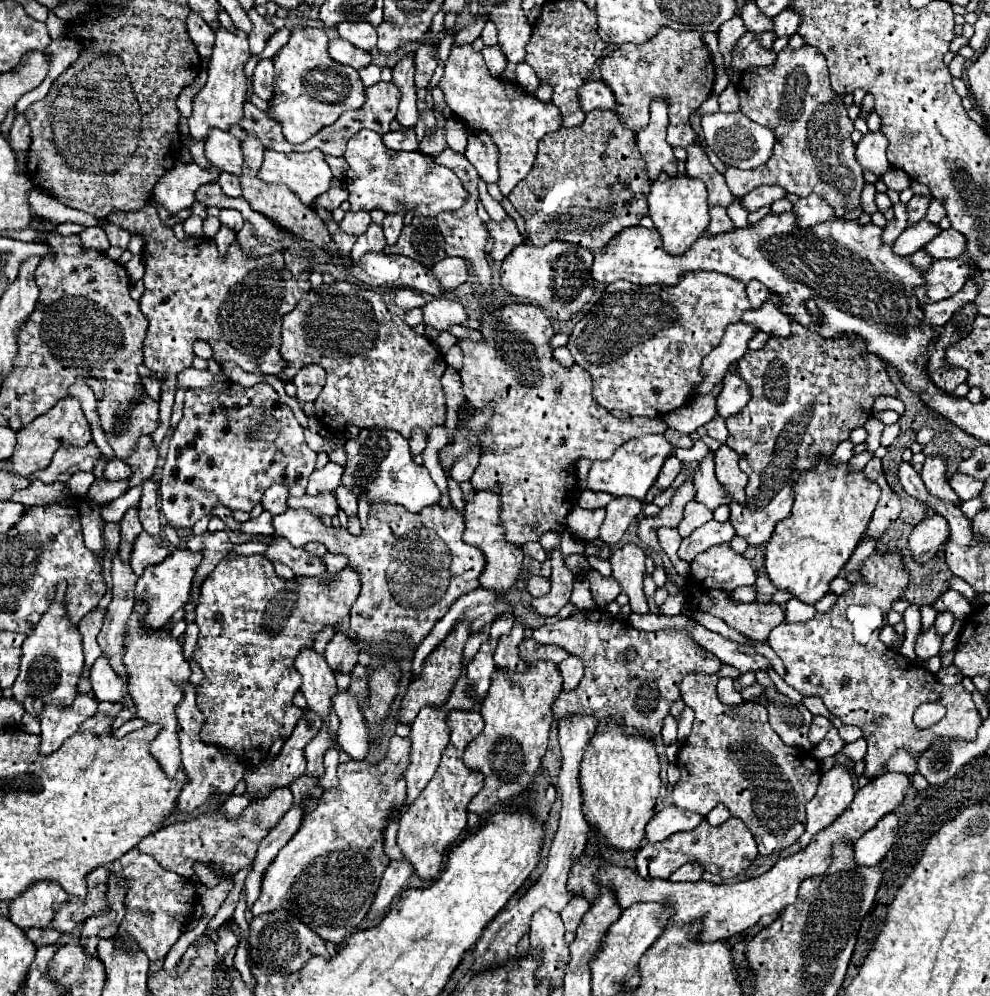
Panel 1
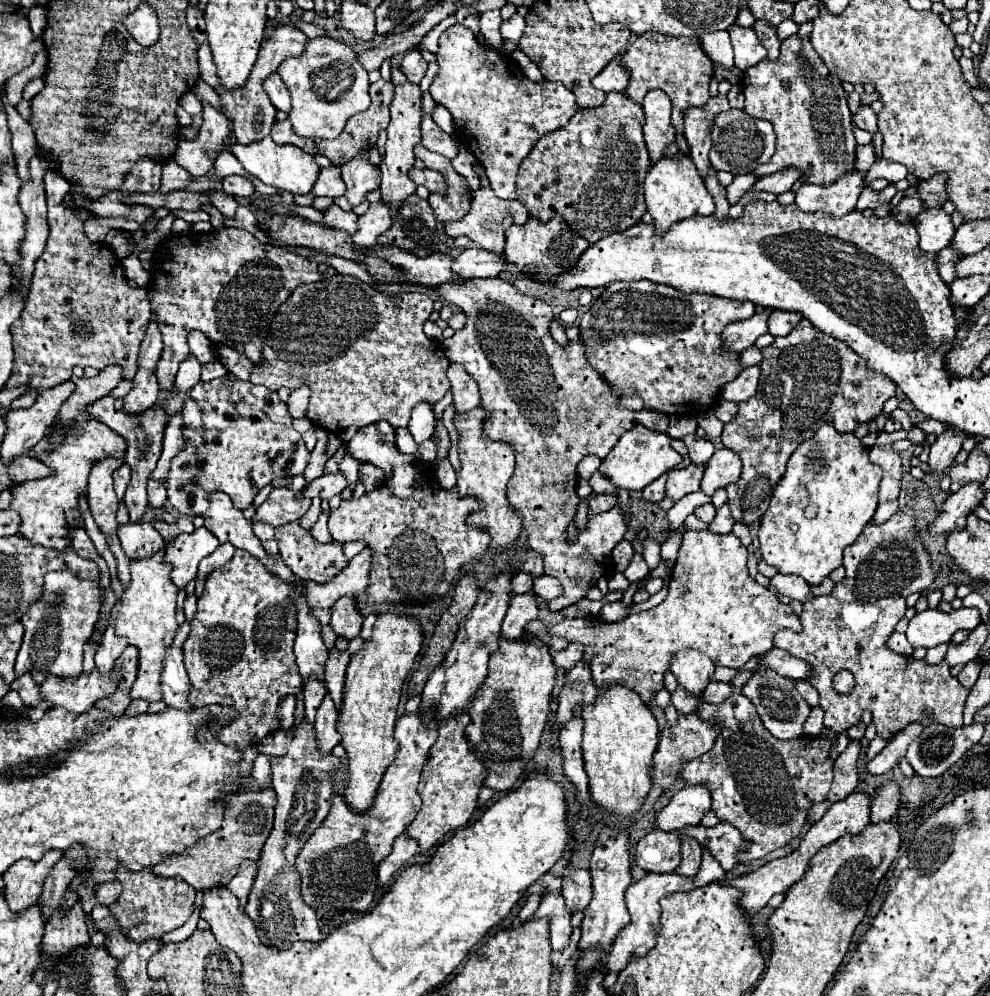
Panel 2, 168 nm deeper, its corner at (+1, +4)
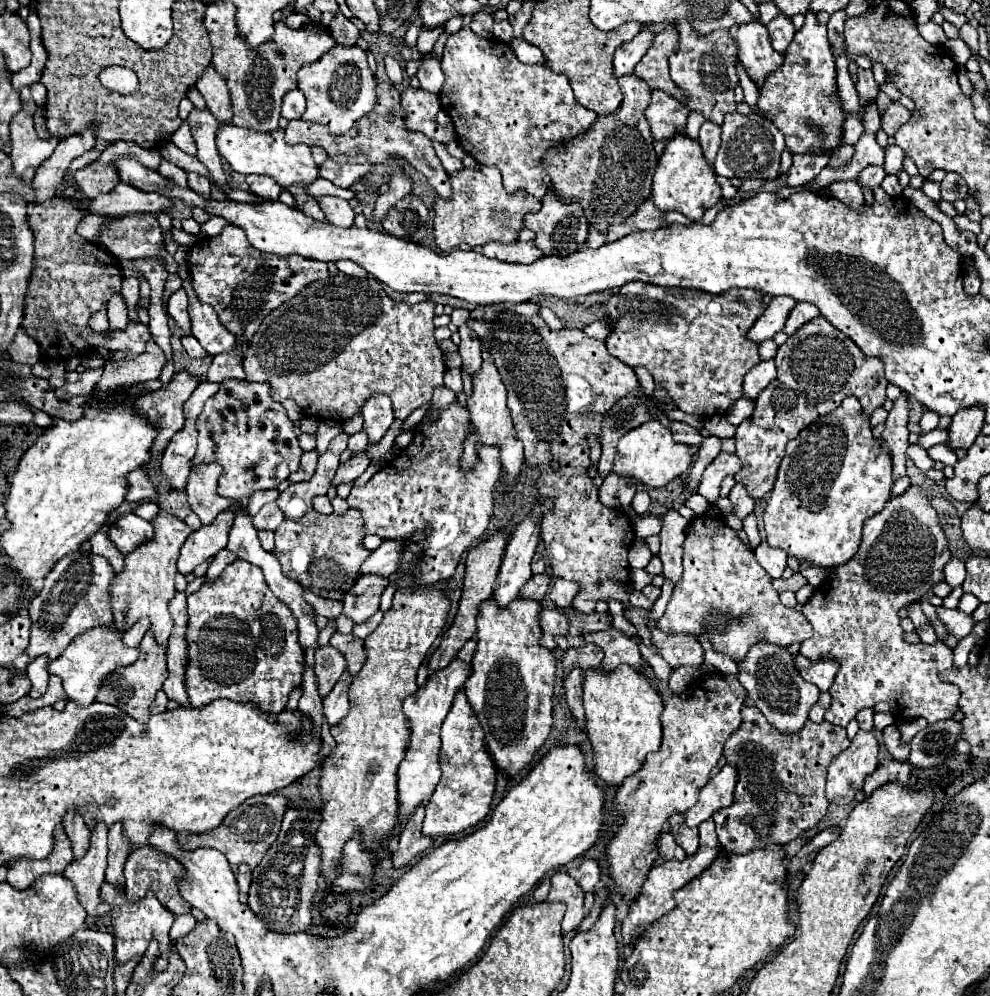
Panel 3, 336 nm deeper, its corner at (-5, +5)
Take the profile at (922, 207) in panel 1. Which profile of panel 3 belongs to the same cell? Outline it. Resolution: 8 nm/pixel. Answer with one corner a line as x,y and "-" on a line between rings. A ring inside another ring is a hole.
948,172
946,178
942,180
942,198
948,202
964,200
968,194
968,186
964,184
964,178
956,172

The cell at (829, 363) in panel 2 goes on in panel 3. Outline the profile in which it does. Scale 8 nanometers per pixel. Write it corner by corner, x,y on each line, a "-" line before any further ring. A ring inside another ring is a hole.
816,316
798,328
796,334
778,348
774,360
778,378
756,398
754,416
738,426
734,438
736,454
744,464
734,478
744,484
756,500
770,494
788,440
796,438
796,434
800,434
810,422
838,408
846,396
856,396
866,414
872,414
886,400
888,380
884,376
882,360
864,356
862,350
824,316
-
846,350
850,356
844,356

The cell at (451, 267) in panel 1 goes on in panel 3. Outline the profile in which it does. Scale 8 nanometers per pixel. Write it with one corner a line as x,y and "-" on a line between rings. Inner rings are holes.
488,242
482,248
482,254
488,258
498,258
502,262
518,262
518,264
532,264
542,258
542,250
538,250
536,242

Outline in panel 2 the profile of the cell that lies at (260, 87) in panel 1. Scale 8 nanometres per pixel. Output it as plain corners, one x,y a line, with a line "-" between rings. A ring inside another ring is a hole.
272,73
268,79
264,79
264,91
268,93
268,97
276,109
286,111
286,113
290,111
290,93
286,91
278,73

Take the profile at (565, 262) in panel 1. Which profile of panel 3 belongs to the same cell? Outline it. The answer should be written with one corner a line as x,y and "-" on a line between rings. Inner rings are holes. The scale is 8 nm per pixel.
548,190
548,194
542,198
542,208
536,214
526,214
524,218
526,228
532,228
536,232
536,244
544,254
572,254
582,248
586,236
588,236
588,220
584,216
584,210
578,202
562,202
562,198

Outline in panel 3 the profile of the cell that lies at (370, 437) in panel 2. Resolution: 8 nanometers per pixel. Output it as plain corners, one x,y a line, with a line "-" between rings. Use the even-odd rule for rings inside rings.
386,394
368,398
362,406
362,416
364,416
364,430
368,434
370,444
380,442
380,438
386,434
386,430
394,422
392,400

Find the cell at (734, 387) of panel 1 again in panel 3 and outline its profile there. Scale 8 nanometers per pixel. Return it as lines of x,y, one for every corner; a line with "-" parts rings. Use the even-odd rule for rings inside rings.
762,360
744,376
744,396
756,400
756,396
776,378
774,360

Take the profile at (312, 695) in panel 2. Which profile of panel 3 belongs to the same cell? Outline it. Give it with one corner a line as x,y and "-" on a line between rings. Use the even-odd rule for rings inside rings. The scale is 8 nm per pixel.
330,644
324,646
324,648
316,648
316,656
314,658
316,658
314,670
316,670
316,676
318,676
320,696
324,698
332,690
332,686
338,682
340,674
346,670
346,660

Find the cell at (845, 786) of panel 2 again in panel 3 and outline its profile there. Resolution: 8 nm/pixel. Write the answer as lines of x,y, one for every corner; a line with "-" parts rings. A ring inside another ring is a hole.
860,730
850,748
846,748
828,768
826,796
836,804
850,804
862,782
878,766
878,740
872,732

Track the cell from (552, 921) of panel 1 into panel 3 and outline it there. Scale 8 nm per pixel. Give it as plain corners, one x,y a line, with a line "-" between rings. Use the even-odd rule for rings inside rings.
556,872
550,880
552,880
552,888
548,900
552,902
562,900
568,906
562,920
562,932
568,934
576,930
584,918
584,890
580,890
578,882
566,872

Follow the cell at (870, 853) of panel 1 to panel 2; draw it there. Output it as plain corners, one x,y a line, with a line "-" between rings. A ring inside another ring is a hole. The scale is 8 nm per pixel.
886,783
872,797
870,819
872,821
892,821
896,815
896,807
900,801
900,789
896,783

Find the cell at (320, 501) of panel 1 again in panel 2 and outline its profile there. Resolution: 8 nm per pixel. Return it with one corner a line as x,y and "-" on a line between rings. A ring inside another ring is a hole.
336,473
336,475
322,475
314,479
302,489
302,495
306,495
308,499
320,497
330,501
334,495
340,495
344,489
346,489
346,479
340,473

